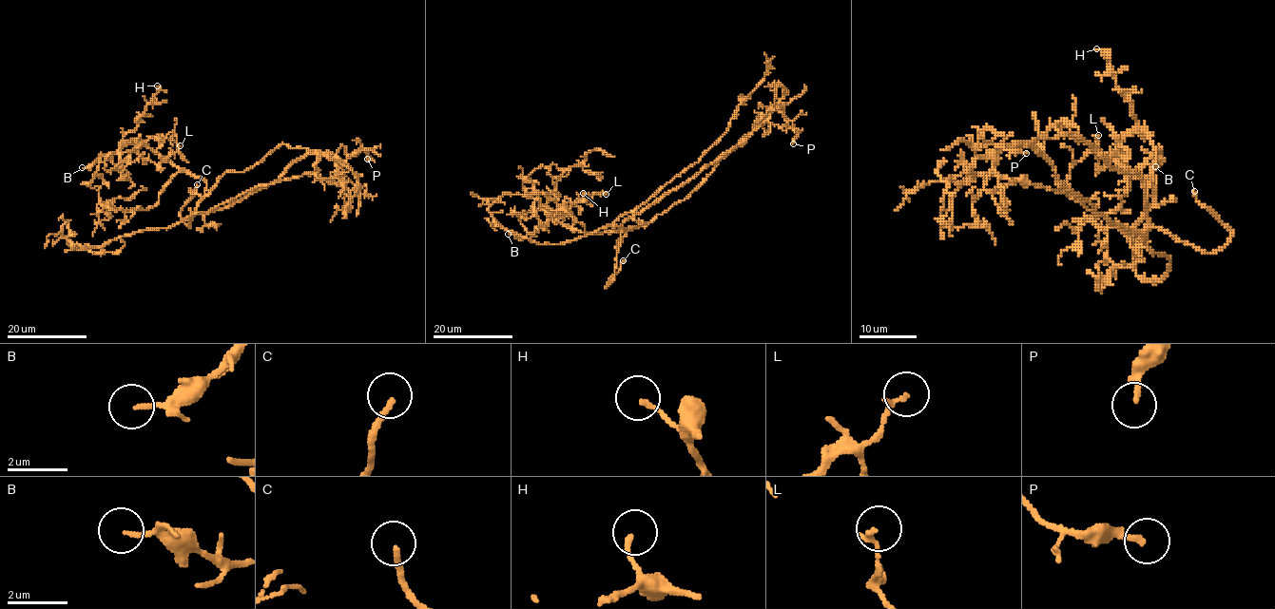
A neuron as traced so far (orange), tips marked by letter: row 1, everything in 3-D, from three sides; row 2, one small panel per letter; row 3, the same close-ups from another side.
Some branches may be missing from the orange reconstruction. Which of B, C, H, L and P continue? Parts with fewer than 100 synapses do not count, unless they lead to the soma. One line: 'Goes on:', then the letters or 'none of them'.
Goes on: C

